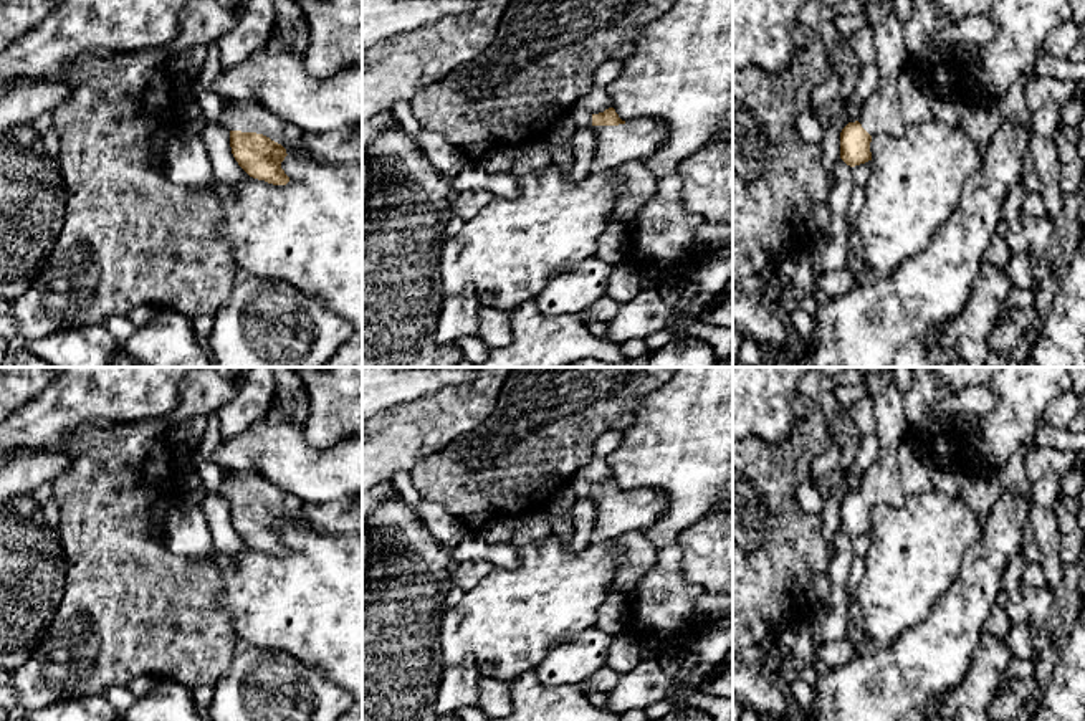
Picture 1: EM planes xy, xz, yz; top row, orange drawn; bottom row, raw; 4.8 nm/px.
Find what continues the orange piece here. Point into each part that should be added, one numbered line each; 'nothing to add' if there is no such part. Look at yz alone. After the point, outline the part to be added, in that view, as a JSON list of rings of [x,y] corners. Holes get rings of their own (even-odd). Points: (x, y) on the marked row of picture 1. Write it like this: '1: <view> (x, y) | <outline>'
1: yz (882, 111) | [[[865,0],[865,15],[873,31],[880,83],[862,104],[858,122],[870,136],[901,136],[908,127],[898,94],[906,56],[905,23],[896,17],[893,0]]]

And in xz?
1: xz (637, 139) | [[[652,117],[632,119],[619,126],[594,126],[590,172],[609,172],[625,162],[643,162],[665,137],[665,124]]]

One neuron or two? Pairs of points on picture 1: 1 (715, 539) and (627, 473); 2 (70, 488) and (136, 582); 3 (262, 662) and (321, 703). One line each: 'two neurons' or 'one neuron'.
1: two neurons
2: one neuron
3: one neuron

